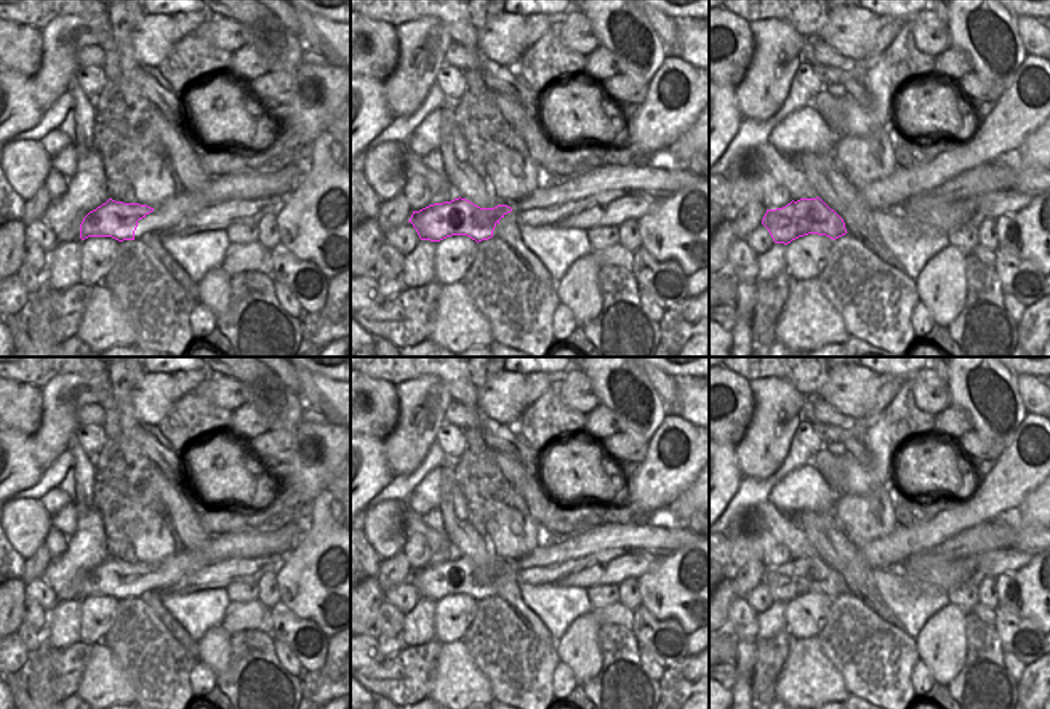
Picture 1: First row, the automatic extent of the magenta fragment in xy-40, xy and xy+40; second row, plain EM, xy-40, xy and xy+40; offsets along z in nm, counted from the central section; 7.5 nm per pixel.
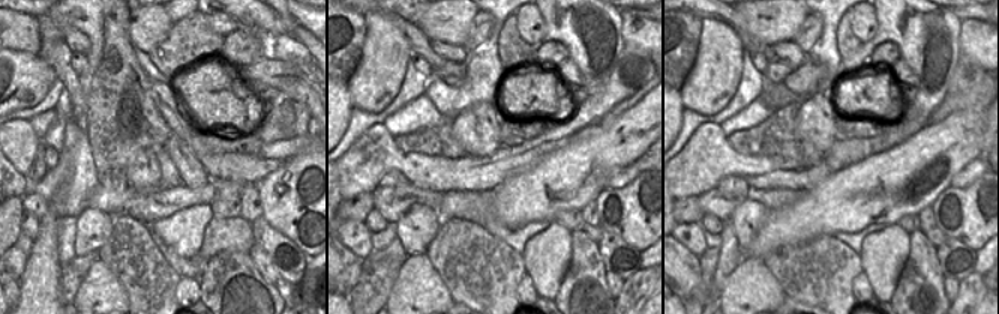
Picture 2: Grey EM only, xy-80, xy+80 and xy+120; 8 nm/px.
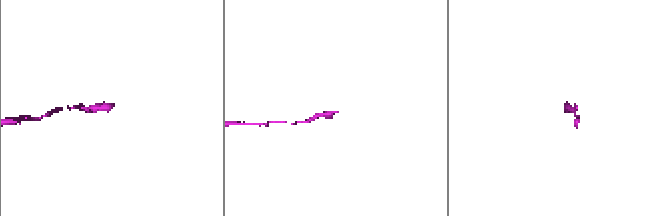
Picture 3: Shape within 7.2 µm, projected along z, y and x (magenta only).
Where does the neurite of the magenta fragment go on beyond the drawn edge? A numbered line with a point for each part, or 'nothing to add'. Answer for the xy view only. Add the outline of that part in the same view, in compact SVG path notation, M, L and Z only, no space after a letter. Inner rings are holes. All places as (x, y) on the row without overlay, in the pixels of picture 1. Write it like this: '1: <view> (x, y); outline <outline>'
1: xy (658, 538); outline M647 522L642 525L605 523L581 530L575 536L570 536L568 541L554 543L546 554L533 554L523 560L503 560L512 567L504 576L514 578L519 584L552 584L559 578L559 571L555 570L559 565L594 555L605 547L637 544L645 549L645 554L664 557L701 538L701 535L685 525L674 522Z

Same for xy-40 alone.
1: xy-40 (172, 570); outline M287 523L274 531L235 531L232 535L211 536L210 544L202 551L174 554L158 563L150 563L152 571L138 579L134 597L144 592L162 592L195 573L206 562L240 557L246 547L264 547L279 544L296 549L307 535L307 523Z

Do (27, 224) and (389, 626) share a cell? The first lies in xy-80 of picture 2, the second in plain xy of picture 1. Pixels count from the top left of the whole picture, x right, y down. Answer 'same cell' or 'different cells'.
same cell

